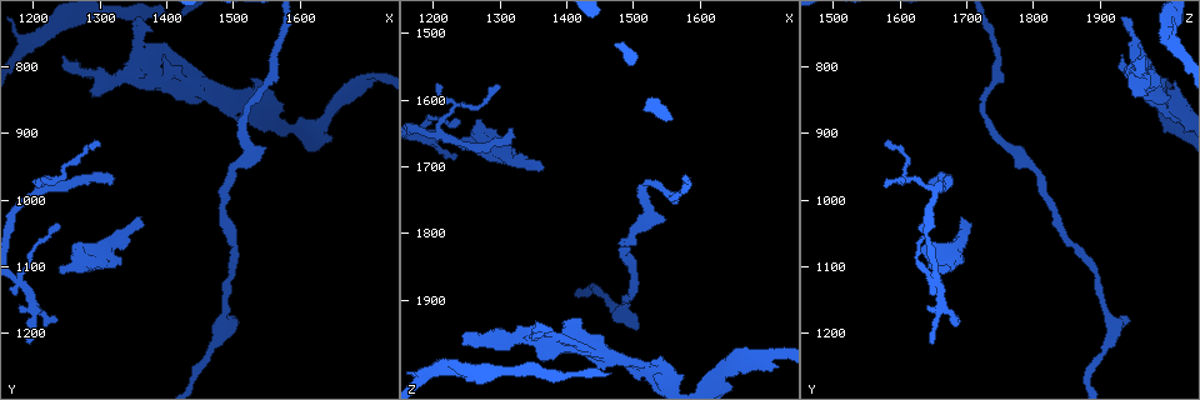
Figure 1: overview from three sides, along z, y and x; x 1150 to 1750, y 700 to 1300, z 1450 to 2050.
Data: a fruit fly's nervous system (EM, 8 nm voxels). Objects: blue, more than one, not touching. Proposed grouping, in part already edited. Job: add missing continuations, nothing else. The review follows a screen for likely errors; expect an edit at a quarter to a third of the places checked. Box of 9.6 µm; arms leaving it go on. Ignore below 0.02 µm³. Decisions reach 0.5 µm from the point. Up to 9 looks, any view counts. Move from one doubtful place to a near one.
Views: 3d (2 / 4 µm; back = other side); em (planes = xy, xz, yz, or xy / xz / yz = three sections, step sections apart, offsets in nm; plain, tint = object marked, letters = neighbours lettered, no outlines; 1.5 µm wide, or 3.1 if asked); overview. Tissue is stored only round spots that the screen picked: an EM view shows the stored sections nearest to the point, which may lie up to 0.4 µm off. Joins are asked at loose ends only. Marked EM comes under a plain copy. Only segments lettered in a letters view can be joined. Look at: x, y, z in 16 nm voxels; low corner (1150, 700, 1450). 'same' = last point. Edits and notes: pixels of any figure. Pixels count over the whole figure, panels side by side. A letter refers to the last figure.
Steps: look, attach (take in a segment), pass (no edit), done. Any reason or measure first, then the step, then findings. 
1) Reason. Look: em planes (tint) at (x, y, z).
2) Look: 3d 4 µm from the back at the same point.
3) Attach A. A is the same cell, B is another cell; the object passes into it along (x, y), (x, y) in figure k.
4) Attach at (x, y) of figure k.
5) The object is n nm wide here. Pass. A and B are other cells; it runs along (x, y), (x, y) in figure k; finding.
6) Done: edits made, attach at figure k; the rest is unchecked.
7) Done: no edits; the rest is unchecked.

Thin end. Look: em planes (letters) at (1205, 980, 1575).

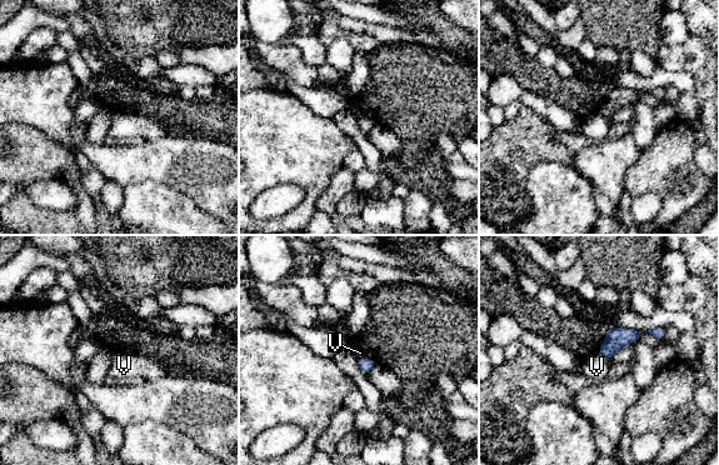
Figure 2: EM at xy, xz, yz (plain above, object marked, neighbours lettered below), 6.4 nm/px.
Pass. V is another cell; a border runs along (358, 358), (370, 358), (377, 363) in figure 2; no lettered segment goes on from it.

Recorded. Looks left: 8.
Branch stops here. Look: em planes (letters) at (1235, 1180, 1685).

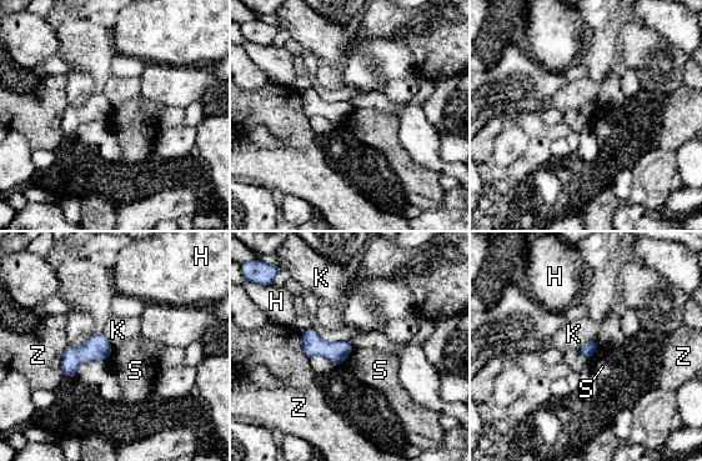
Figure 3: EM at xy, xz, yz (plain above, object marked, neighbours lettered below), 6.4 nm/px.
The longest contact is with Z, 200 nm. Pass. H, K, S and Z are other cells; a border runs along (597, 345), (588, 360) in figure 3; no lettered segment goes on from it.

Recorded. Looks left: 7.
Branch stops here. Look: 3d 4 µm at (1265, 1070, 1630).

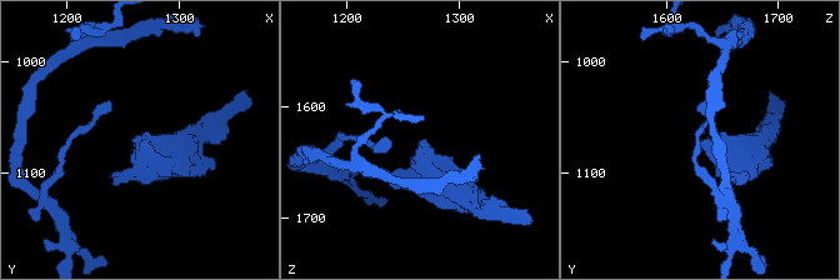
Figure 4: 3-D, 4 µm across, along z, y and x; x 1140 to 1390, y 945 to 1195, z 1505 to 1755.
Look: em yz step 8 (tint) at (1264, 1072, 1630).

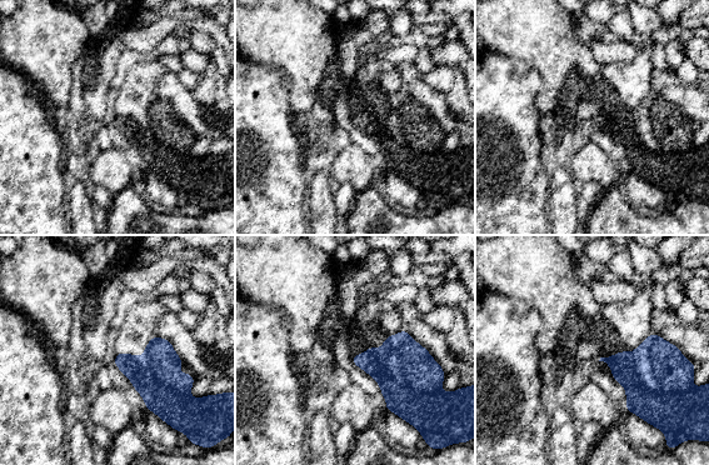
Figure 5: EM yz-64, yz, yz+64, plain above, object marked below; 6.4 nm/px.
Look: em planes (letters) at the same point.

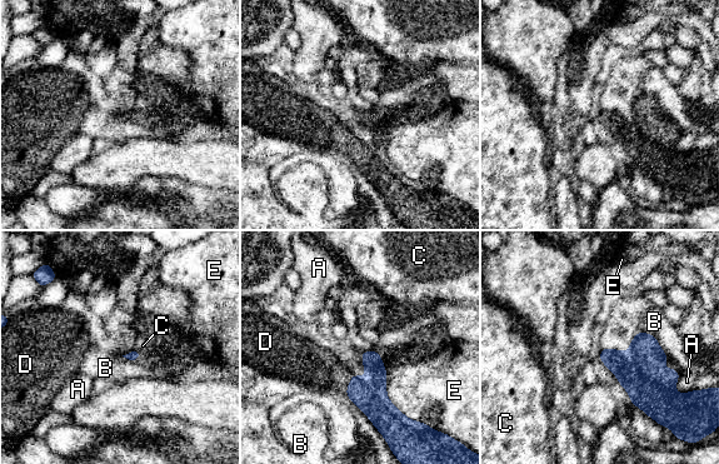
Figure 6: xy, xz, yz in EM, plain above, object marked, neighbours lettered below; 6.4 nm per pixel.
Attach D. D is the same cell, A, B, C and E are other cells; the neuron continues.

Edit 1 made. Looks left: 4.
Free end. Look: 3d 2 µm at (1530, 820, 1990).

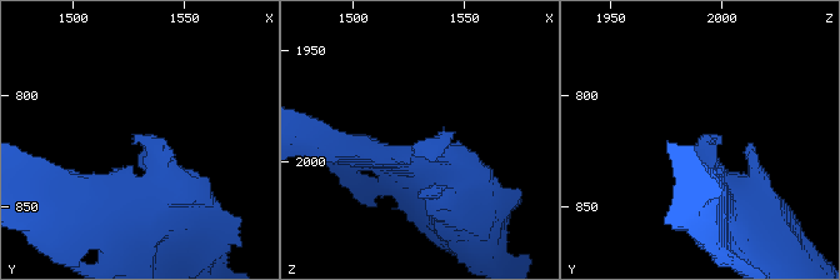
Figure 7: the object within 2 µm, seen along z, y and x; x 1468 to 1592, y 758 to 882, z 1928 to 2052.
The arms are 220, 280 nm wide; need the tissue. Look: em planes (letters) at (1526, 820, 1991).

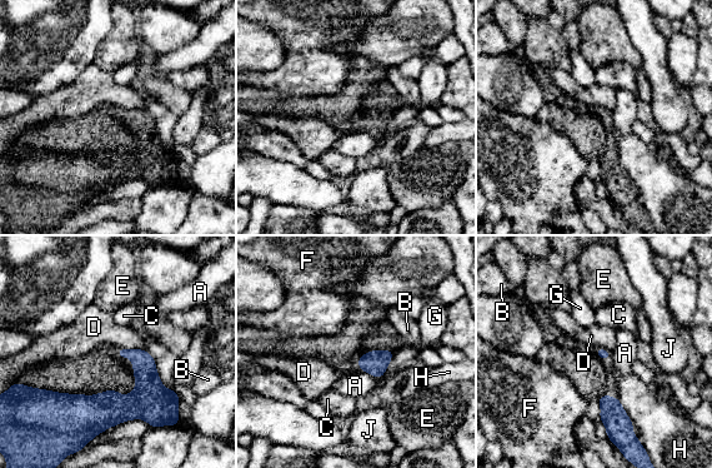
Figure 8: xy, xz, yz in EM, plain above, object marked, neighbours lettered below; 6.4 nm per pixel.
Pass. A, B, C, D, E, F, G, H and J are other cells; it runs along (54, 396), (75, 407), (175, 401) in figure 8; none of them fits.

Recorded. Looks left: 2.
Done: edits made, attach at figure 6; the rest is unchecked.

